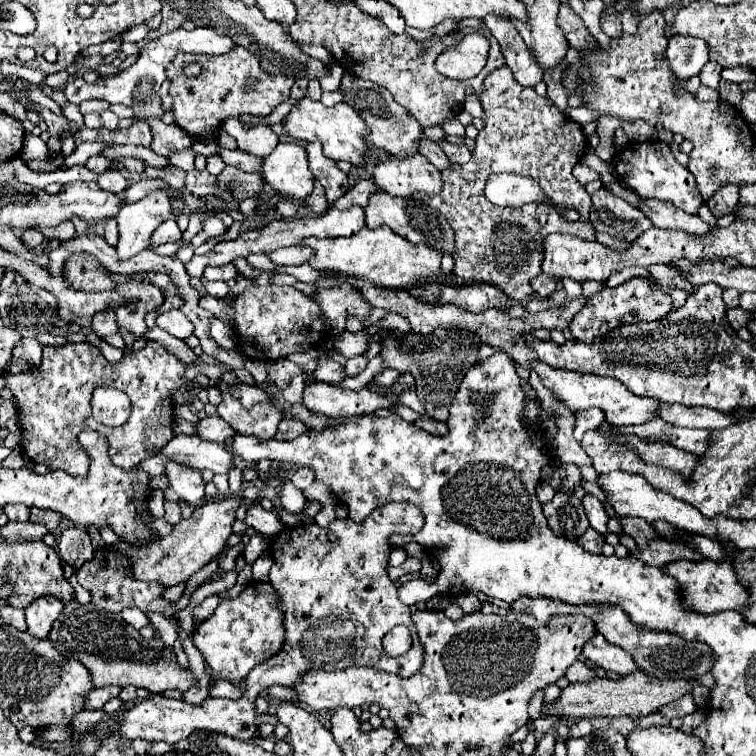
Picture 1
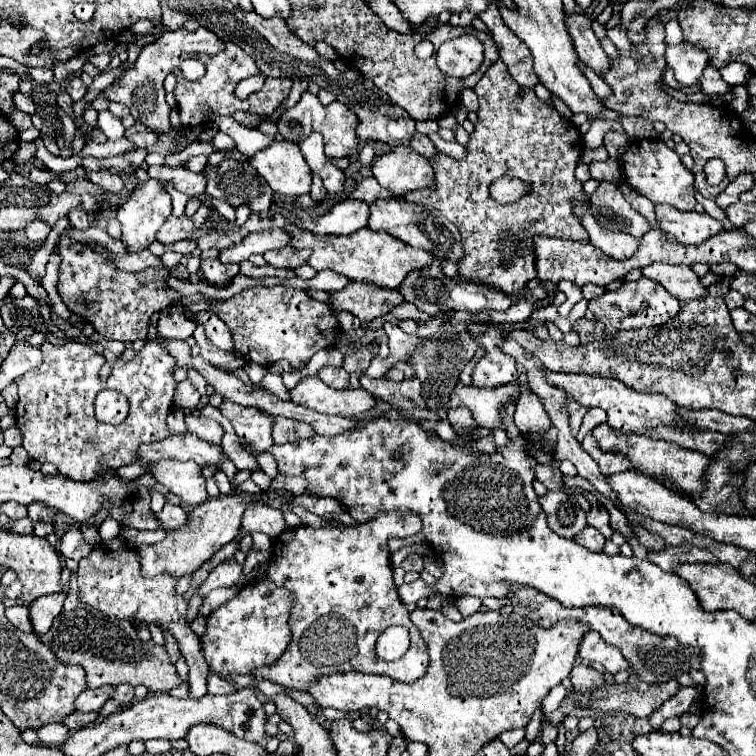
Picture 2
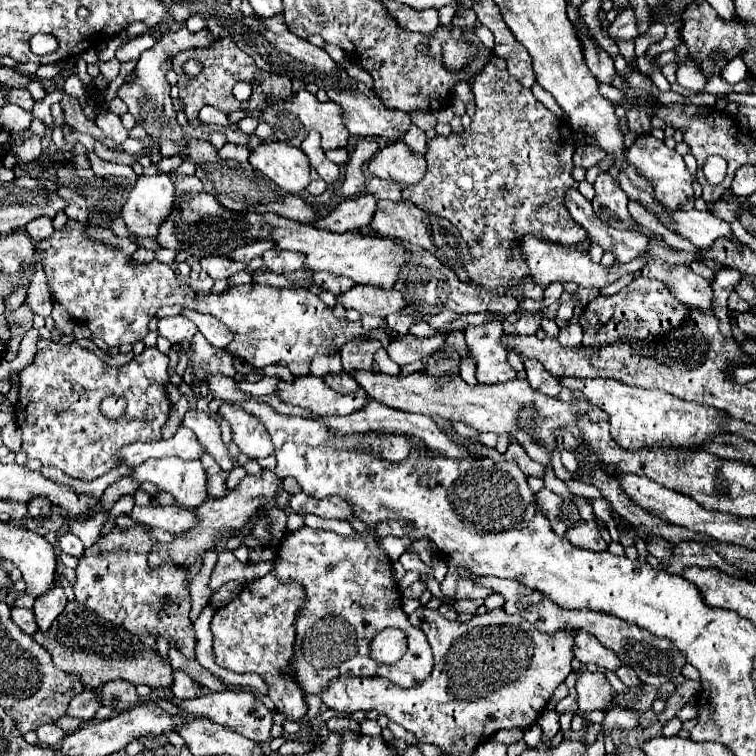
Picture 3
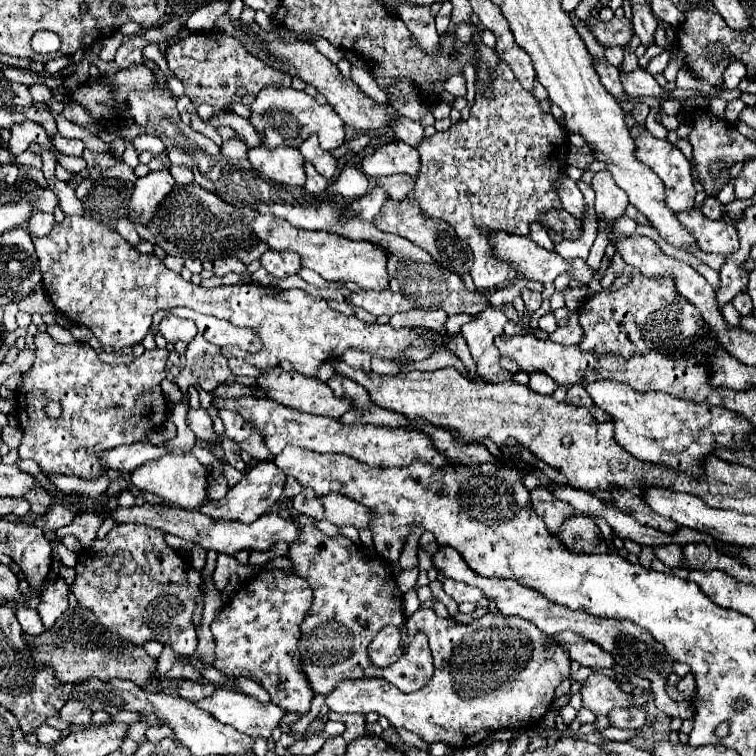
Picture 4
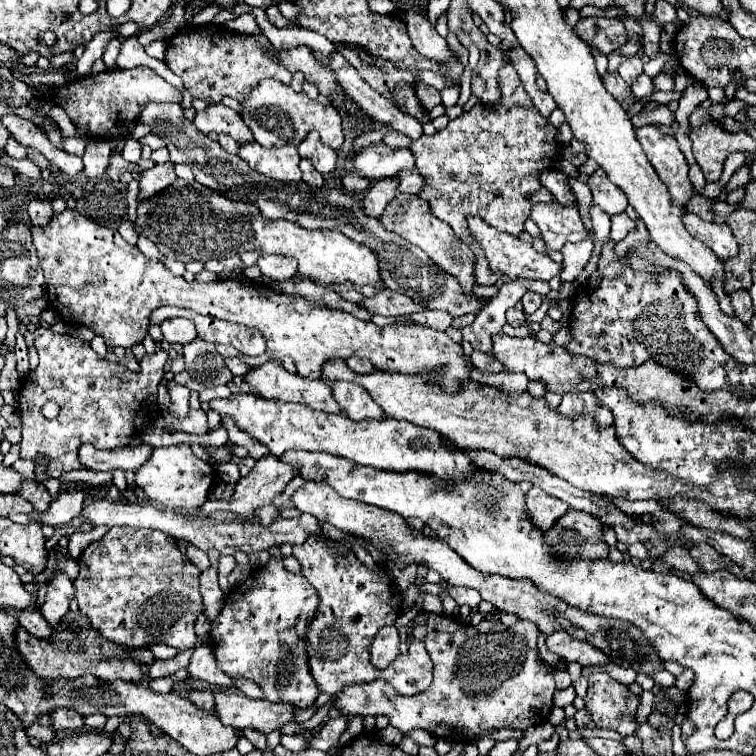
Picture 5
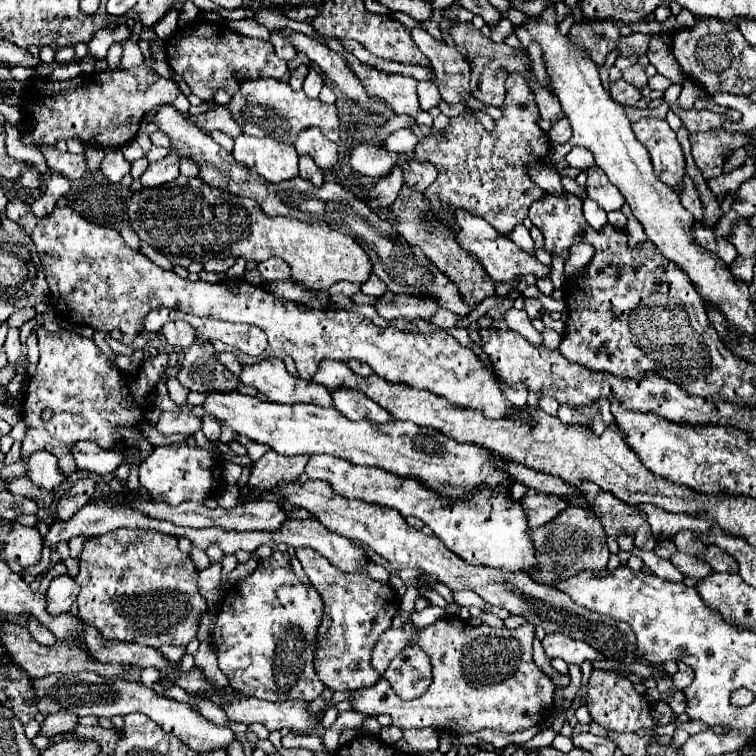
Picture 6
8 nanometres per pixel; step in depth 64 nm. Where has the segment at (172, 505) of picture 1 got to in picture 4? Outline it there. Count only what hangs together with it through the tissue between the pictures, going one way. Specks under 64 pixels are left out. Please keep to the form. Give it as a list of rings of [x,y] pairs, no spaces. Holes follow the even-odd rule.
[[[142,504],[142,506],[130,506],[130,508],[122,508],[118,506],[114,512],[102,512],[104,518],[114,518],[114,522],[118,524],[146,524],[152,528],[158,528],[166,534],[174,534],[178,538],[190,540],[196,546],[204,548],[204,550],[216,550],[220,554],[236,554],[240,550],[270,550],[276,542],[284,540],[288,544],[298,542],[300,538],[300,530],[302,526],[298,522],[294,522],[292,518],[282,518],[276,512],[268,512],[264,516],[260,516],[260,520],[254,520],[252,524],[244,524],[244,522],[230,522],[230,520],[214,520],[202,512],[188,512],[188,510],[180,510],[180,508],[172,508],[168,504]]]

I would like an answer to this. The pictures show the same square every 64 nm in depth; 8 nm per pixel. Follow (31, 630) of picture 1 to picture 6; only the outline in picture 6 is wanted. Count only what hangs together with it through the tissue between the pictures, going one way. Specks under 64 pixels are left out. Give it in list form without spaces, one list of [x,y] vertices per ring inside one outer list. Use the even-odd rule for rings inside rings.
[[[64,574],[64,576],[56,576],[46,592],[46,600],[48,600],[48,612],[50,614],[62,614],[62,612],[70,612],[72,602],[78,598],[80,586],[74,582],[72,576]]]

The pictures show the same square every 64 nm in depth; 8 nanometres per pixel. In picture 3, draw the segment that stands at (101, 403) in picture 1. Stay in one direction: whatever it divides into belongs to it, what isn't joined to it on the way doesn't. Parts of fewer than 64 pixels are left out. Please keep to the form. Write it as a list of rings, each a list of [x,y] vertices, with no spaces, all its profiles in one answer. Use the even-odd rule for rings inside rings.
[[[108,396],[106,400],[102,400],[102,412],[110,418],[118,418],[124,414],[124,408],[126,408],[126,402],[122,398],[116,398],[116,396]]]

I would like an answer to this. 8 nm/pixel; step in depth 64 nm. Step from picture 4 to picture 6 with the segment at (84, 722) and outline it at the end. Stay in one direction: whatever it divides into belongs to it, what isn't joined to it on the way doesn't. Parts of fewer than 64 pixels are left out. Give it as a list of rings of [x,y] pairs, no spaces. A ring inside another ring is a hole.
[[[58,712],[46,716],[46,720],[40,724],[40,734],[46,738],[54,738],[58,734],[72,732],[72,728],[78,724],[78,718],[72,716],[70,712]]]

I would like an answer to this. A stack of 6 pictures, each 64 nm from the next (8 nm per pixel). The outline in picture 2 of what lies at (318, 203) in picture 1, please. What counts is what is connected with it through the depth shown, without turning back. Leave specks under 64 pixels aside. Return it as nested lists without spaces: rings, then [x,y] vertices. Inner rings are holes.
[[[312,174],[312,190],[310,190],[310,196],[314,200],[318,200],[318,202],[326,198],[326,188],[324,188],[324,184],[322,184],[322,180],[320,180],[318,174]]]

